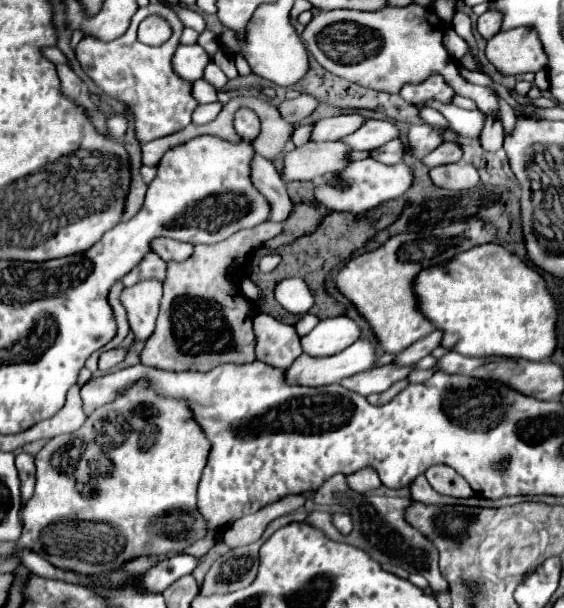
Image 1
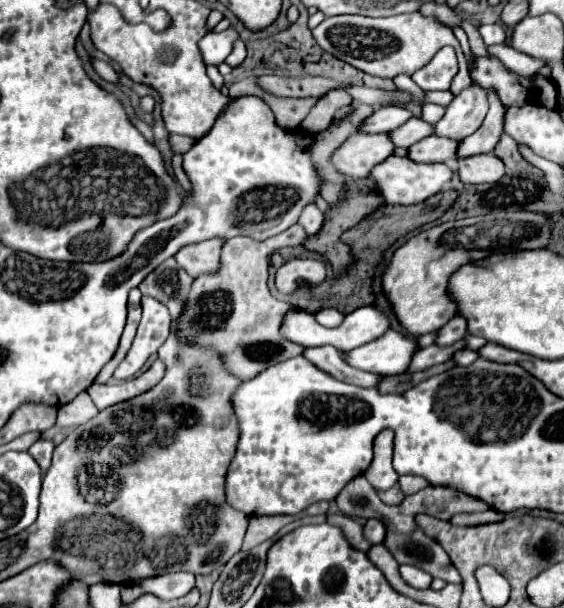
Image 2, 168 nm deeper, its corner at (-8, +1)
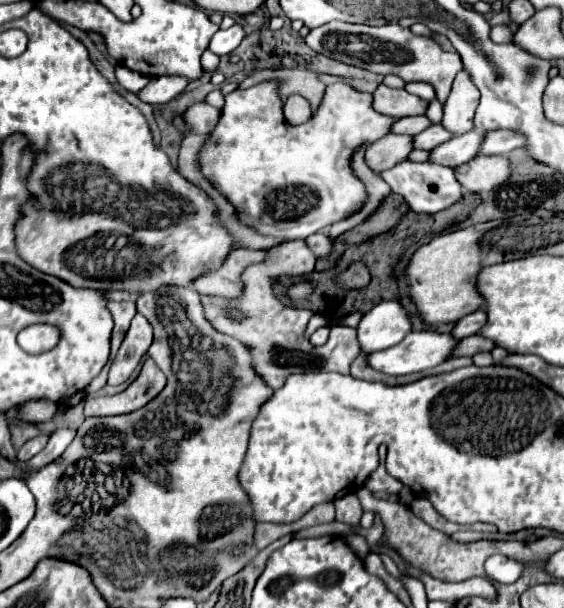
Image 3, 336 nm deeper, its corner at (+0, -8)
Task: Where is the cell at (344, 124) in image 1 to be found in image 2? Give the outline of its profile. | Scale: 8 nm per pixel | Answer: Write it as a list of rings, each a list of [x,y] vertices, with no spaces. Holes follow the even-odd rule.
[[[386,106],[376,110],[370,118],[364,120],[362,124],[362,132],[392,132],[396,128],[400,128],[404,122],[408,122],[408,118],[412,118],[412,112],[406,108],[398,108],[398,106]]]

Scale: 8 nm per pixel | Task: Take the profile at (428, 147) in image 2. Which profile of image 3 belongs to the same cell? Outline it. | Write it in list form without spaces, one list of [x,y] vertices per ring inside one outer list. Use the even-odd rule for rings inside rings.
[[[476,131],[464,133],[460,137],[452,137],[440,145],[436,145],[434,149],[430,149],[428,161],[454,169],[454,167],[468,163],[470,159],[476,157],[478,147],[480,147],[480,139],[482,139],[482,135]]]

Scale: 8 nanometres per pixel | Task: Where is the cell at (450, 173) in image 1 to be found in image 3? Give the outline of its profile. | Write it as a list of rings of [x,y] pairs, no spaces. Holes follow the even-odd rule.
[[[478,155],[472,161],[456,167],[454,173],[464,189],[472,193],[482,193],[482,191],[490,191],[496,185],[504,183],[510,175],[510,167],[508,167],[506,157]]]

